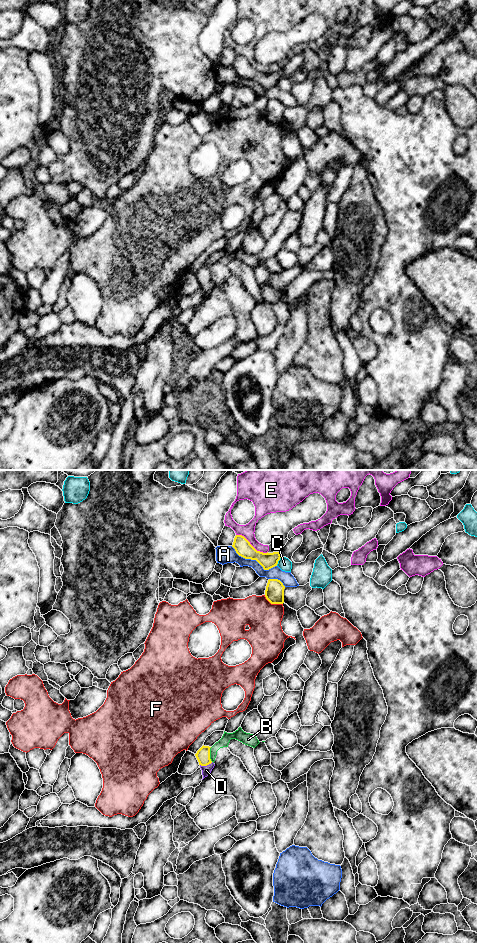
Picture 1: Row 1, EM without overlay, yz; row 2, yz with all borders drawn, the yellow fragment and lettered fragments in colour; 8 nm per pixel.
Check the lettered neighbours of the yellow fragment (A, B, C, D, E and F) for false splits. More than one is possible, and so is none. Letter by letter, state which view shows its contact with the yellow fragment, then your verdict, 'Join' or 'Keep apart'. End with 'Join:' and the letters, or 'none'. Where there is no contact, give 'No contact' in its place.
A: Touches yellow in yz. Keep apart
B: Touches yellow in yz. Keep apart
C: Touches yellow in yz. Keep apart
D: Touches yellow in yz. Join
E: Touches yellow in yz. Keep apart
F: Touches yellow in yz. Keep apart
Join: D

